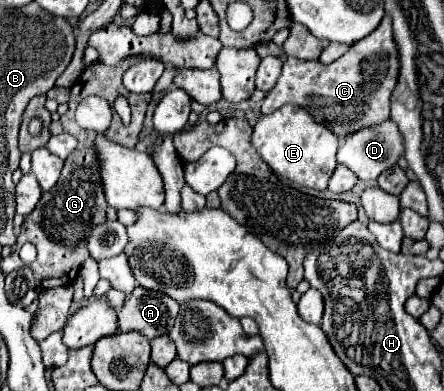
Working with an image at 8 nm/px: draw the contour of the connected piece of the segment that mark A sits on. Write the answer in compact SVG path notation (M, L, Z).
M137 286L117 312L121 332L139 332L149 340L169 334L179 312L179 304L161 292Z

